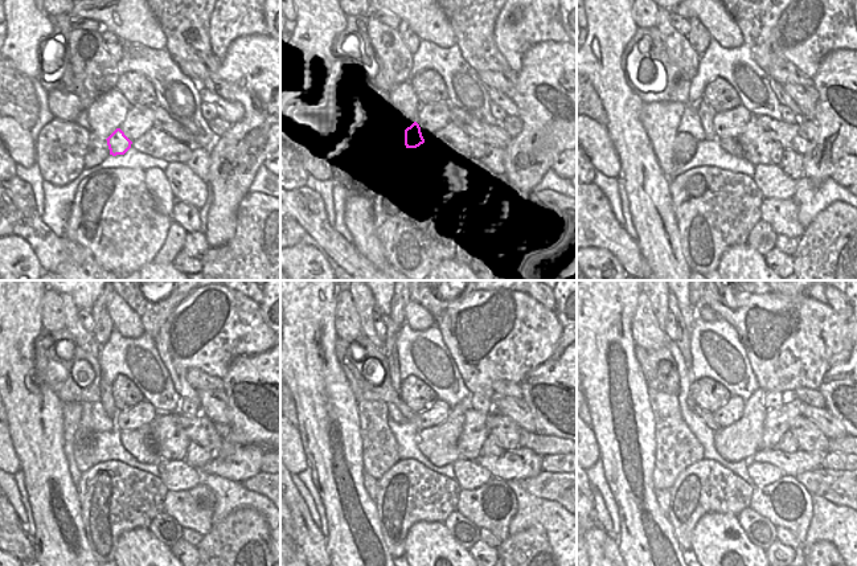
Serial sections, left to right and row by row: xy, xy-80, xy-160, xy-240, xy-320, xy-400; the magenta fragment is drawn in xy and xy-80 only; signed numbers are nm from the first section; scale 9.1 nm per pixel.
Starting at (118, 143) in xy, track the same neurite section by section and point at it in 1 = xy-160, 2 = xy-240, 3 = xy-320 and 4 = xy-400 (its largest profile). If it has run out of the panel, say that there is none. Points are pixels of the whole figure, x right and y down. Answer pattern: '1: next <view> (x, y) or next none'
1: next xy-160 (706, 113)
2: next xy-240 (106, 390)
3: next xy-320 (392, 329)
4: next xy-400 (683, 337)

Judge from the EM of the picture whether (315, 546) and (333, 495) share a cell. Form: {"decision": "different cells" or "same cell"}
{"decision": "different cells"}

